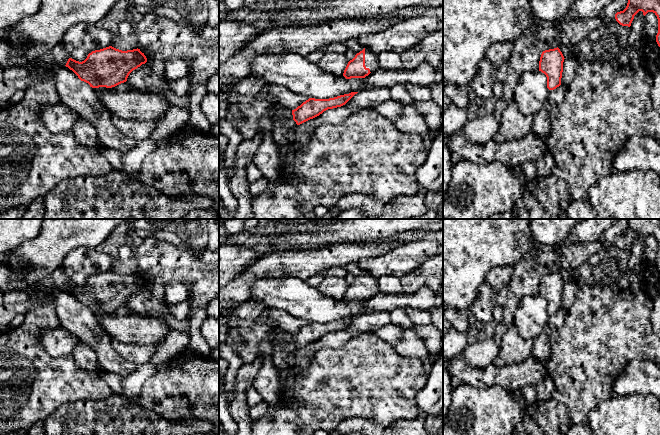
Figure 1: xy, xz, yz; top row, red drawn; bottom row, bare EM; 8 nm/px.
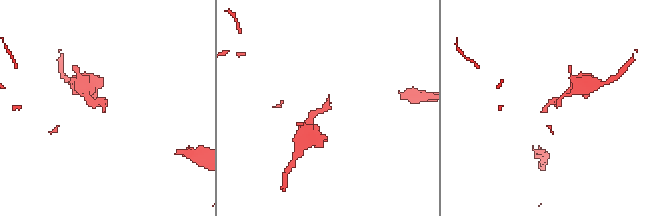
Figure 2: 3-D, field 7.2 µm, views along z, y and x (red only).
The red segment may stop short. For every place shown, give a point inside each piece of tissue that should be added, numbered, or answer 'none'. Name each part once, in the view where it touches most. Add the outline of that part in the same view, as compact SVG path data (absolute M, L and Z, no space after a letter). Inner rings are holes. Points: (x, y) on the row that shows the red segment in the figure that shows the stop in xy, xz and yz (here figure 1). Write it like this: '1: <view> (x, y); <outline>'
1: xz (371, 58); M365 48L365 66L374 72L380 68L378 54Z

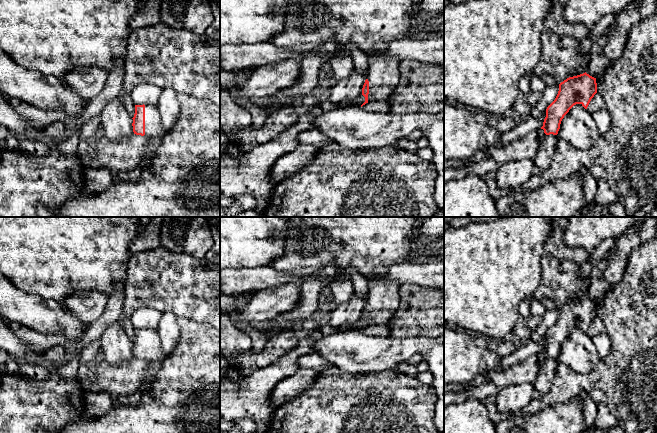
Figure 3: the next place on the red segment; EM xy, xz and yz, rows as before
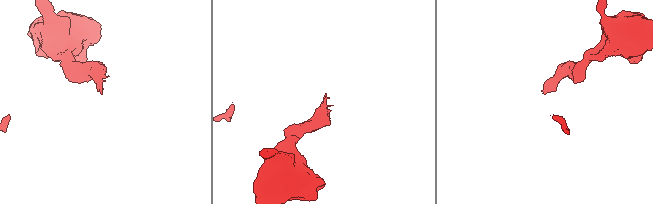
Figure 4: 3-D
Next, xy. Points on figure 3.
1: xy (153, 125); M145 104L145 137L163 137L165 130L156 105Z

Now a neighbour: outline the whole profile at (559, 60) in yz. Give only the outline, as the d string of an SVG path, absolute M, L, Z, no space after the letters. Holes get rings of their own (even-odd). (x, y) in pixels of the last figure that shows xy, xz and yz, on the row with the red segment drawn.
M546 28L541 36L541 57L533 74L538 76L545 86L551 86L585 73L589 54L579 55L579 44L580 41L573 37Z

